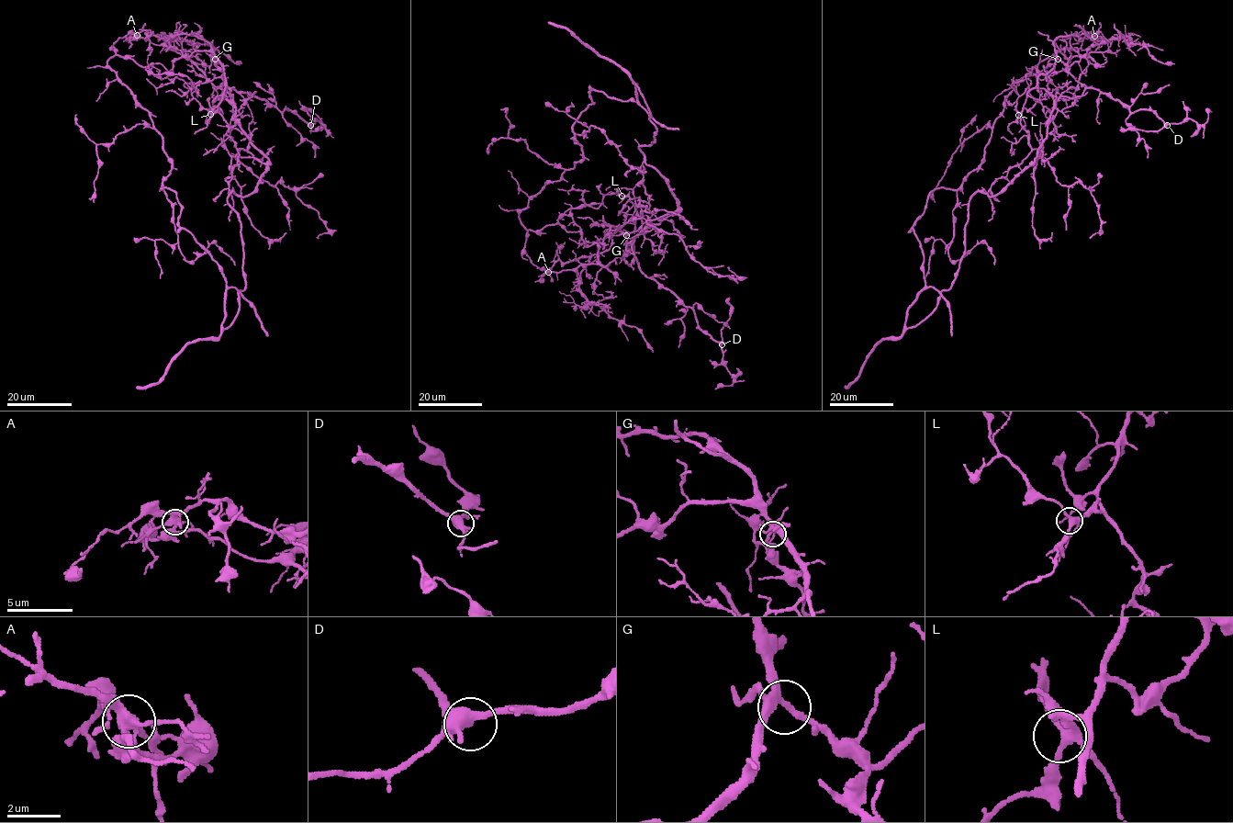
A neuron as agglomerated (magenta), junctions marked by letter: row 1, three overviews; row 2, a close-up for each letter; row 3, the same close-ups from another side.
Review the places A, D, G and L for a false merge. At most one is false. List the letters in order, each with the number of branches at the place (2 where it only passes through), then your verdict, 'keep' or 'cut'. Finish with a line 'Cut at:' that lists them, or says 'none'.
A: 7 branches meet; cut
D: 4 branches meet; keep
G: 4 branches meet; keep
L: 4 branches meet; keep
Cut at: A

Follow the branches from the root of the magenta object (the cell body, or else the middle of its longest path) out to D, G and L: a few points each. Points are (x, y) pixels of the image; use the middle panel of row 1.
D: (549, 224), (597, 243), (603, 266), (633, 239), (639, 268), (690, 306), (722, 344)
G: (549, 224), (559, 223), (567, 231), (579, 231), (585, 245), (600, 242), (610, 235), (626, 235)
L: (549, 224), (579, 231), (585, 245), (628, 234), (634, 228), (637, 209), (622, 196)

